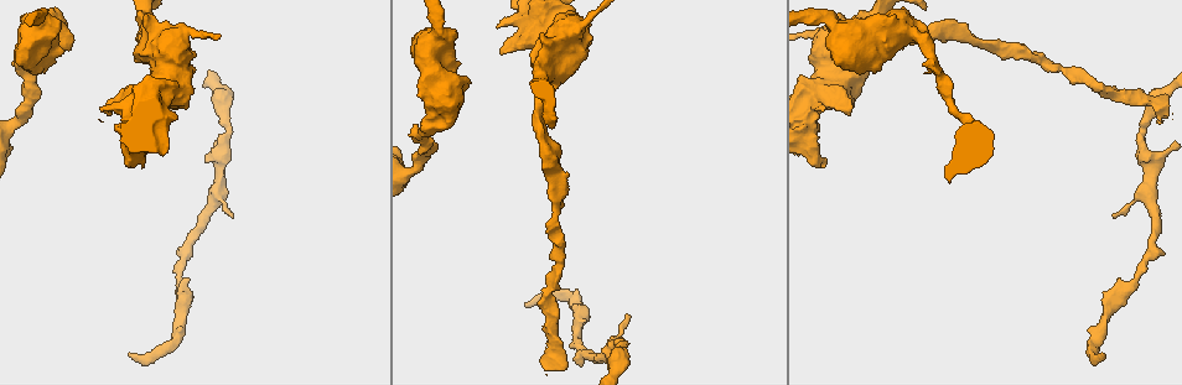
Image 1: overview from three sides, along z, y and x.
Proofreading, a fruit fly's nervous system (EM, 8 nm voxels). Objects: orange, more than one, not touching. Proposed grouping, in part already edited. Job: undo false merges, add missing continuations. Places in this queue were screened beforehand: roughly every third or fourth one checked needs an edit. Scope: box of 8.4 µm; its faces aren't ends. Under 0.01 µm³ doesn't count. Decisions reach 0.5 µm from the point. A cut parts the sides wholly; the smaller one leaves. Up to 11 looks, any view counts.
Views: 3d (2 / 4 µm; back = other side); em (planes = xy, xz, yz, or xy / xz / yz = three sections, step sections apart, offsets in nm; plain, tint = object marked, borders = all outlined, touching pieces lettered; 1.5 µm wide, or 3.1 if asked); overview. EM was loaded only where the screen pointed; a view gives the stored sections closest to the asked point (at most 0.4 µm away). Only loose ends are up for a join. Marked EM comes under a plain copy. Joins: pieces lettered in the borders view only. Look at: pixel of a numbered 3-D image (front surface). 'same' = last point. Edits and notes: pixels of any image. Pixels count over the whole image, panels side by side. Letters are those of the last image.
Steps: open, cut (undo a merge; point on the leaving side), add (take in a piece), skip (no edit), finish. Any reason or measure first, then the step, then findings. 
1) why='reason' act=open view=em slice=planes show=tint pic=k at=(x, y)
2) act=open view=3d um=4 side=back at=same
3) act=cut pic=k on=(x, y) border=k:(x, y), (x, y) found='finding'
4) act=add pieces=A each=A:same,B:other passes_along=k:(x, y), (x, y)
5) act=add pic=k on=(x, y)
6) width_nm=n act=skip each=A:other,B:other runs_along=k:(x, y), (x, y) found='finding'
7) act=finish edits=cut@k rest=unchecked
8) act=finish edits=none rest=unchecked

act=open view=3d um=4 pic=1 at=(1156, 120)

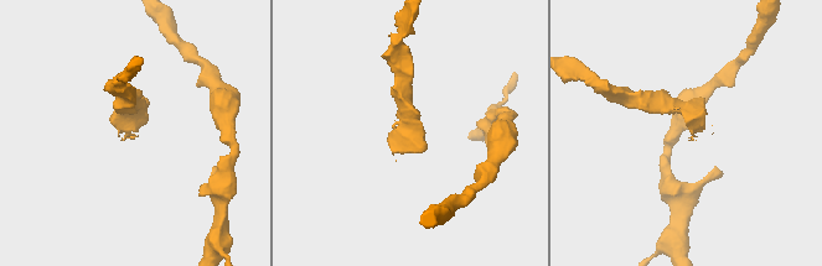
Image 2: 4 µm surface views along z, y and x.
why='shape alone is not enough' act=open view=em slice=planes show=borders pic=2 at=(689, 137)

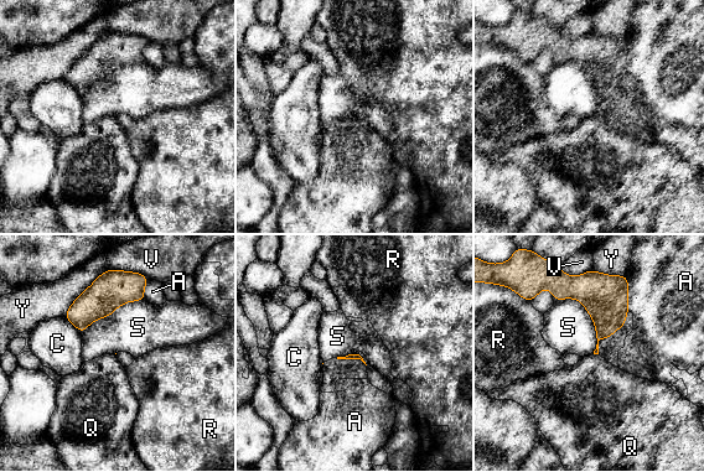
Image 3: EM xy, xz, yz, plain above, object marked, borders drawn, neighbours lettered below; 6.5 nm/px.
act=skip each=A:other,C:other,Q:other,R:other,S:other,V:other,Y:other border=3:(143, 300), (123, 302), (82, 335) found='no lettered piece goes on from it'

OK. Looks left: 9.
why='an open end' act=open view=3d um=4 pic=1 at=(627, 316)

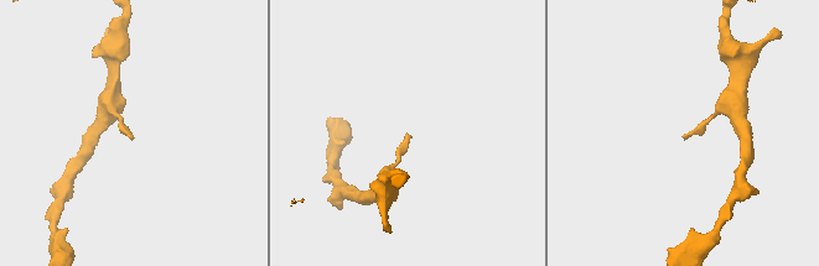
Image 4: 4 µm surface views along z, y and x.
act=open view=em slice=planes show=borders pic=4 at=(684, 140)

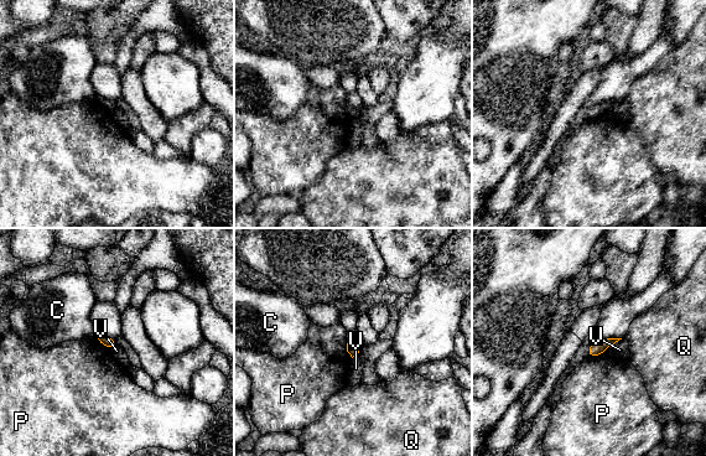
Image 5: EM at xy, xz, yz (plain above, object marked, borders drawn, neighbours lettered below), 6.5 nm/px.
longest_contact=V:150nm act=skip each=C:other,P:other,Q:other,V:other border=5:(94, 336), (109, 348) found='none of them fits'

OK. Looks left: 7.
why='free end' act=open view=3d um=2 pic=1 at=(1102, 353)

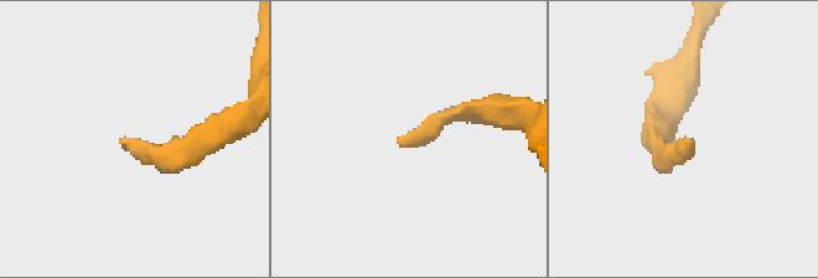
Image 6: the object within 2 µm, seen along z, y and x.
why='shape alone is not enough' act=open view=em slice=planes show=borders pic=6 at=(692, 139)

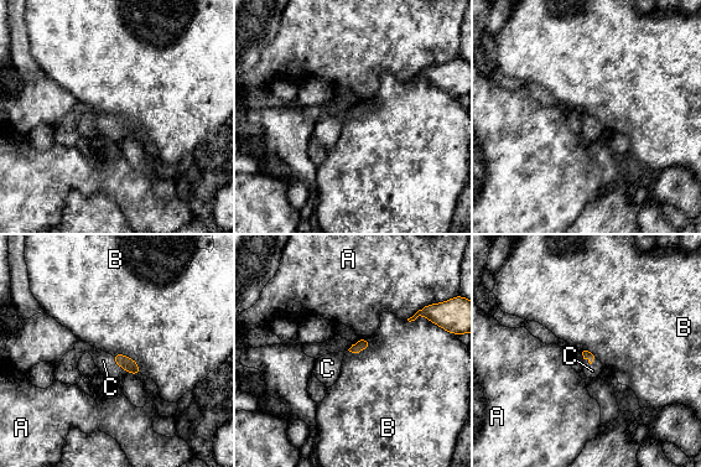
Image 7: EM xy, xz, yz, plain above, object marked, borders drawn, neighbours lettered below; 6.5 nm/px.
act=add pieces=C each=A:other,B:other,C:same passes_along=7:(130, 366), (117, 363), (103, 361) found='the cell continues'

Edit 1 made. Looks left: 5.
act=open view=overview

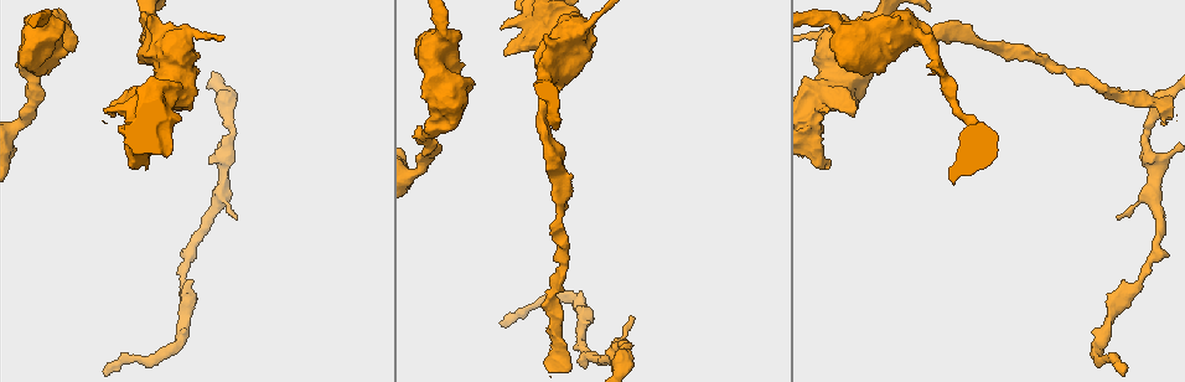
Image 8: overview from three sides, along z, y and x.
why='branch stops here' act=open view=em slice=planes show=tint pic=8 at=(145, 167)

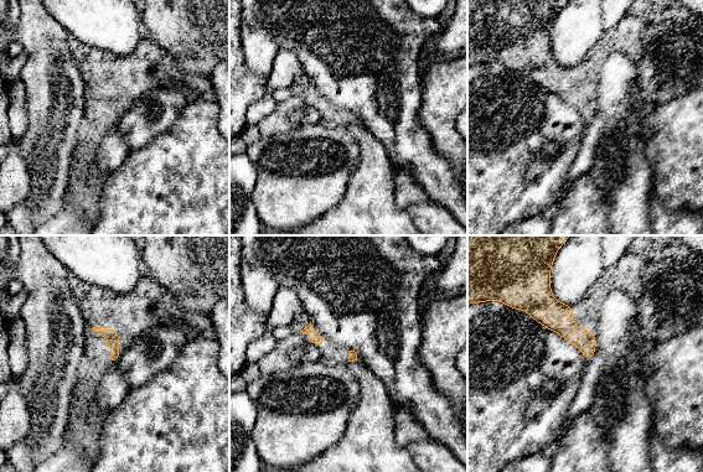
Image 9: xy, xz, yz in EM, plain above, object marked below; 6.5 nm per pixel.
act=open view=em slice=planes show=borders at=same

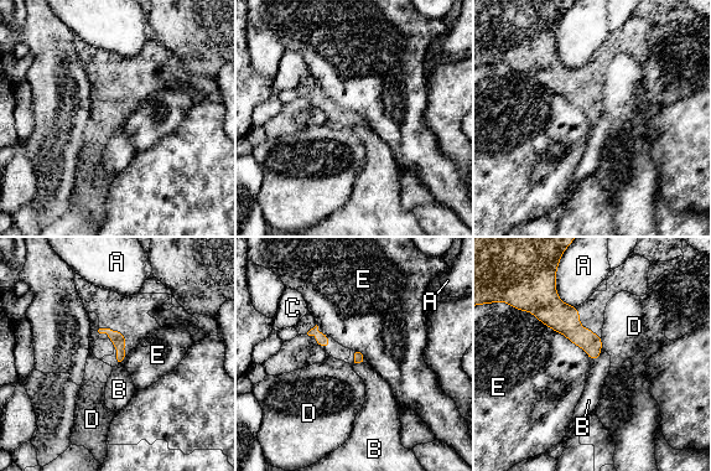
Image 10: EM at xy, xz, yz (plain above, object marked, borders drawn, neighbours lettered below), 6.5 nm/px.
longest_contact=E:320nm act=skip each=A:other,B:other,C:other,D:other,E:other border=10:(549, 326), (564, 334), (587, 353) found='no lettered piece goes on from it'

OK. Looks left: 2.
act=finish edits=add@7 rest=unchecked

